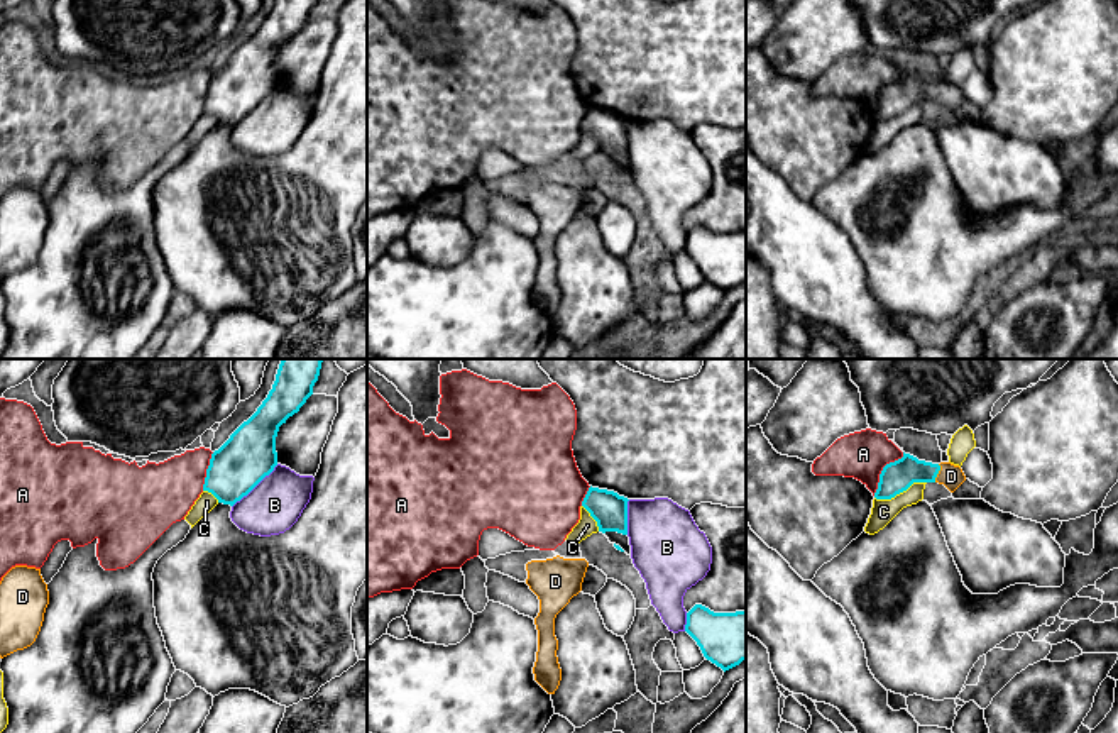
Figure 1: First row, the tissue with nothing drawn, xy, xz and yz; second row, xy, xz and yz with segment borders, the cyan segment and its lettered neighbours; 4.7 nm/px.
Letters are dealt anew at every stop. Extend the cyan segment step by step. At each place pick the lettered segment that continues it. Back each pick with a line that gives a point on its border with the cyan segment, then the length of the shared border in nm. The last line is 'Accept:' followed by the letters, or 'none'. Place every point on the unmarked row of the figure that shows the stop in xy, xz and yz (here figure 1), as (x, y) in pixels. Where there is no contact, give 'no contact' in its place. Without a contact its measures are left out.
D: meets cyan in yz at (937, 93); contact 90 nm long
Accept: D

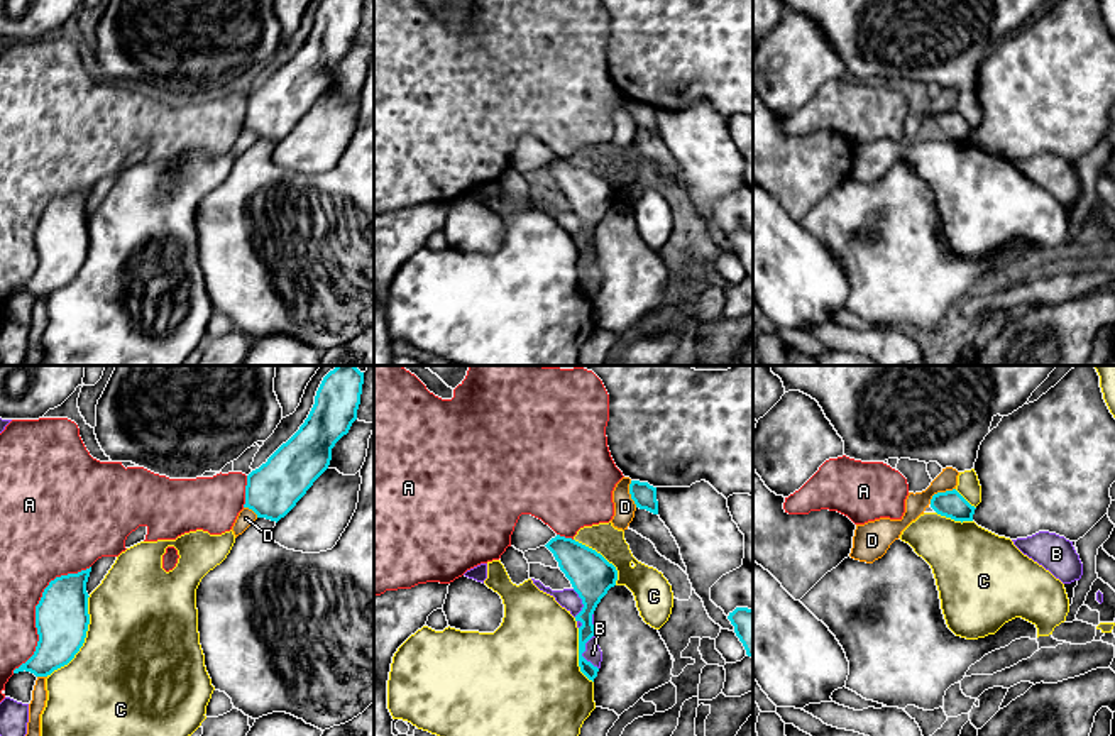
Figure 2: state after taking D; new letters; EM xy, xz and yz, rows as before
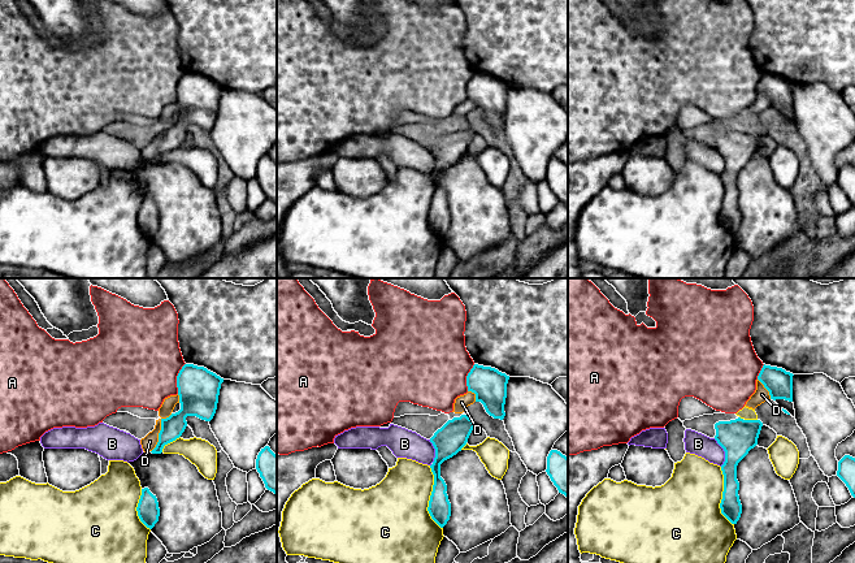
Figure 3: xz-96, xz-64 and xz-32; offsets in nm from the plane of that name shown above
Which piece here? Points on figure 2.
Accept: none

